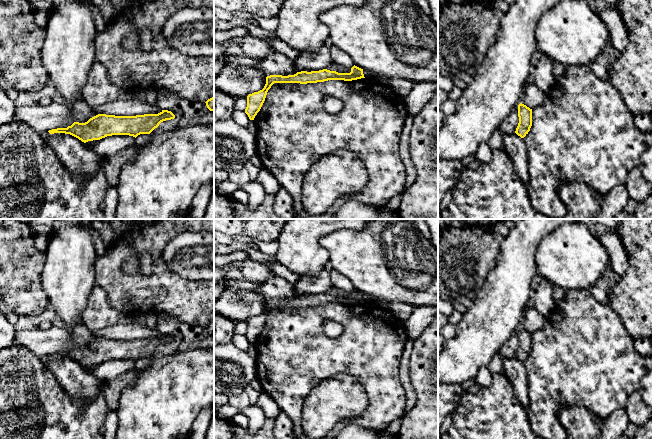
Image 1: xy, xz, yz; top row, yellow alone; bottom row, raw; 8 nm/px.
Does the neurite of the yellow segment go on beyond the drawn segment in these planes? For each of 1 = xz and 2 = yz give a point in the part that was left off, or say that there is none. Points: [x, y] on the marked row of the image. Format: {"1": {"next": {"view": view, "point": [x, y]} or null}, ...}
{"1": {"next": null}, "2": {"next": null}}

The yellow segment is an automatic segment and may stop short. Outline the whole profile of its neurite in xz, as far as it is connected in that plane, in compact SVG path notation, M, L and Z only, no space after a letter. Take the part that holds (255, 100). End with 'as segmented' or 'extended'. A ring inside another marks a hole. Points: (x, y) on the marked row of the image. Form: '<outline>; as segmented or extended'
M353 66L350 73L338 73L336 71L330 71L327 69L319 71L301 71L294 75L282 76L282 75L270 75L266 77L266 84L264 88L258 92L254 92L247 96L247 107L245 113L248 115L250 120L254 120L257 113L260 111L268 90L274 83L317 83L328 80L344 80L352 81L365 78L363 69Z; as segmented

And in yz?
M520 103L518 105L518 117L519 123L515 133L521 138L524 138L532 126L532 109Z; as segmented

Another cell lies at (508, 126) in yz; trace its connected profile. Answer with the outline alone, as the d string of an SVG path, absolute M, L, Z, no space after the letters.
M516 105L509 113L509 115L500 124L499 129L502 135L514 134L518 126L518 123L519 123L518 105Z

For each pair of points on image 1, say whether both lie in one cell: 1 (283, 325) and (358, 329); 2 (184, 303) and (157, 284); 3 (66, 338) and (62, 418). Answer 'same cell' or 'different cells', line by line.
1: same cell
2: same cell
3: different cells

